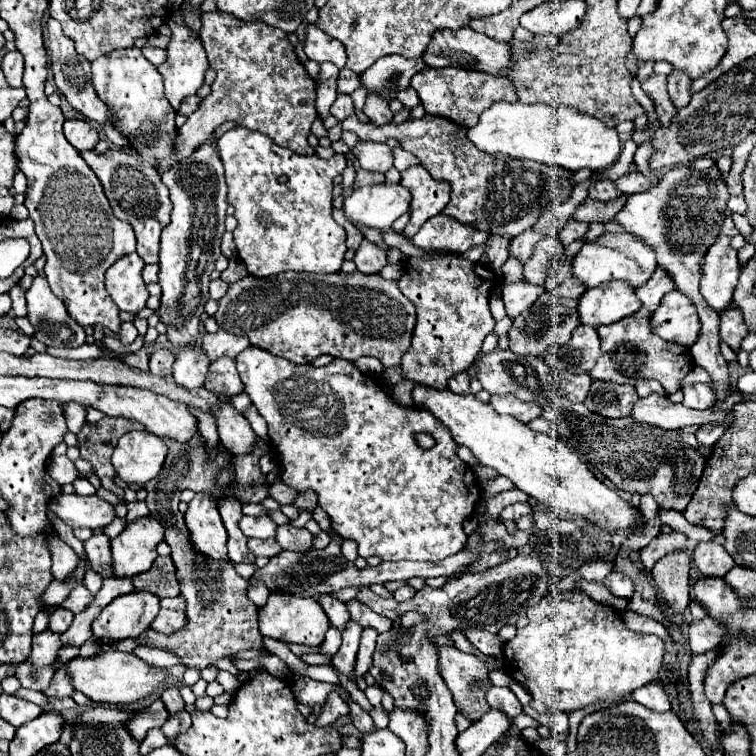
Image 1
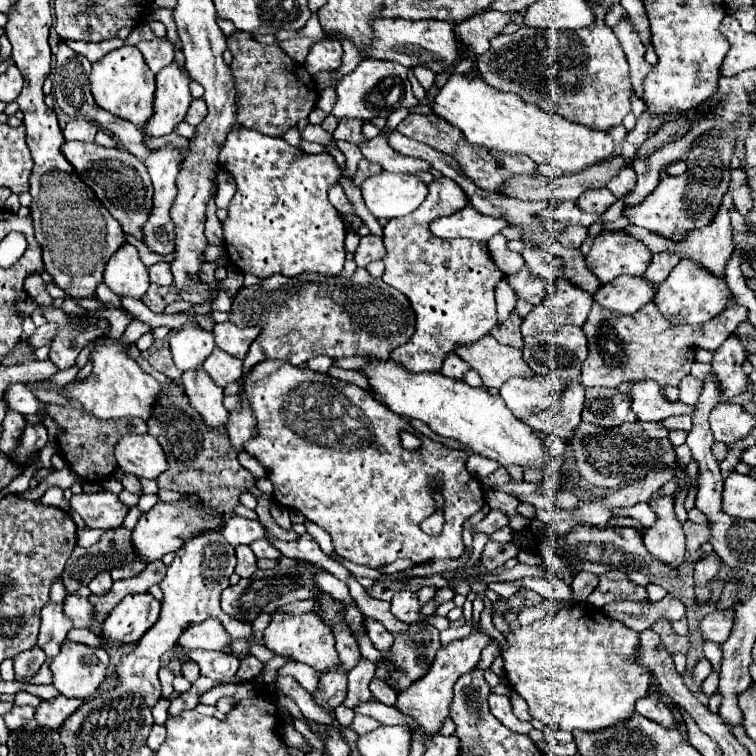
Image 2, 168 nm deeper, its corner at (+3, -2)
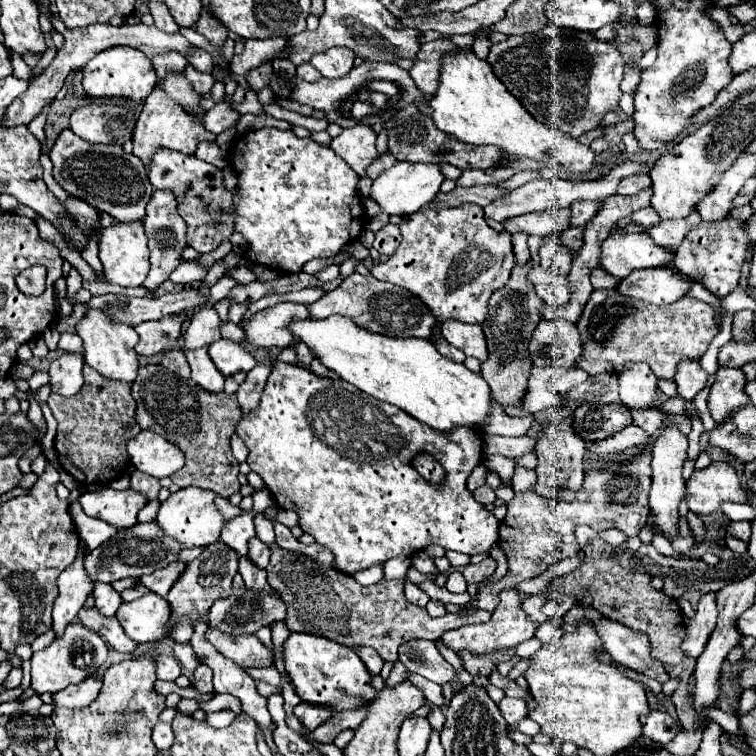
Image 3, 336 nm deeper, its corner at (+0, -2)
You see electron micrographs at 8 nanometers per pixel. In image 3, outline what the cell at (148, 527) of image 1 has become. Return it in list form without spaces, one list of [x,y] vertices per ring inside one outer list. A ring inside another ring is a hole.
[[[187,487],[187,489],[179,489],[177,493],[171,493],[171,497],[161,503],[161,509],[159,509],[159,515],[157,515],[157,521],[163,529],[165,535],[169,537],[175,537],[177,541],[181,541],[185,547],[205,547],[205,545],[211,545],[219,539],[219,533],[221,533],[221,527],[241,515],[243,511],[235,505],[229,503],[229,499],[209,491],[209,489],[199,489],[199,487]]]

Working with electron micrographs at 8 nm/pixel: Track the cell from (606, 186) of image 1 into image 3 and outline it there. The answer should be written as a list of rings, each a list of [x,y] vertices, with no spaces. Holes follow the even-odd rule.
[[[577,201],[571,207],[571,227],[585,227],[591,217],[601,209],[601,201]]]

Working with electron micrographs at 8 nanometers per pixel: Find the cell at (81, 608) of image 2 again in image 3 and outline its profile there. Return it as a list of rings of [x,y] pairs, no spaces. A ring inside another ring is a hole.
[[[81,609],[79,611],[79,619],[87,629],[95,631],[97,635],[101,635],[117,651],[133,653],[137,649],[137,641],[133,641],[133,639],[129,639],[125,635],[125,631],[121,629],[117,617],[103,617],[95,609]]]

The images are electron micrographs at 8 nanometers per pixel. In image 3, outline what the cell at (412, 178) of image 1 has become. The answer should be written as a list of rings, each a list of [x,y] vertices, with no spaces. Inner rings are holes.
[[[465,203],[455,209],[413,213],[401,223],[401,235],[403,241],[397,251],[387,261],[375,263],[371,275],[417,293],[437,317],[433,335],[441,337],[439,323],[445,319],[483,323],[491,293],[507,283],[515,265],[511,233],[493,231],[483,219],[483,209]]]

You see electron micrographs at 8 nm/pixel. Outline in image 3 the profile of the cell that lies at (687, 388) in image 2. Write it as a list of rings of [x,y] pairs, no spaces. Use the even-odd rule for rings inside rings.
[[[685,359],[677,365],[677,375],[675,375],[675,383],[679,387],[679,395],[685,401],[691,401],[707,383],[707,373],[701,369],[699,361],[693,359]]]

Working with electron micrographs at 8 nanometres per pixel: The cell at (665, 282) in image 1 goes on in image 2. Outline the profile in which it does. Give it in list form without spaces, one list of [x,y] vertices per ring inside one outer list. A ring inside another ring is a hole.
[[[658,253],[652,257],[652,263],[650,267],[646,269],[646,275],[644,279],[648,283],[654,283],[654,287],[658,287],[668,275],[670,271],[680,263],[680,257],[678,255],[672,255],[672,253]]]

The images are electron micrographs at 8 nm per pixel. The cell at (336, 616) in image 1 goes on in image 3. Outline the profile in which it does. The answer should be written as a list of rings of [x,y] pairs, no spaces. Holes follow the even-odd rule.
[[[361,647],[361,649],[355,649],[357,655],[363,659],[363,663],[367,665],[367,669],[373,673],[373,675],[379,675],[381,667],[383,667],[383,659],[377,655],[377,651],[373,651],[371,647]]]

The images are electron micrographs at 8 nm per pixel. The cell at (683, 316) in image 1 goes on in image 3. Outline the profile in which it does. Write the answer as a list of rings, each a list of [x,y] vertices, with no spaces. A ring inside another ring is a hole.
[[[729,215],[717,223],[699,223],[693,231],[689,231],[689,235],[685,235],[681,247],[677,247],[673,263],[681,273],[695,277],[711,293],[715,293],[719,299],[723,299],[739,283],[741,267],[747,259],[749,245],[751,245],[751,241],[745,231],[745,221]]]

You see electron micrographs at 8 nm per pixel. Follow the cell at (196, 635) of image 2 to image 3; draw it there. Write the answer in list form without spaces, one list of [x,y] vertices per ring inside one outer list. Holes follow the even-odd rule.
[[[207,629],[207,641],[213,643],[213,647],[227,659],[235,661],[239,667],[271,667],[273,665],[273,653],[269,647],[265,647],[255,635],[225,635],[221,631]]]

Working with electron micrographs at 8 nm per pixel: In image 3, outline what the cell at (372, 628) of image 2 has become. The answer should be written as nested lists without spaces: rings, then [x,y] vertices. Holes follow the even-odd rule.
[[[407,673],[407,677],[409,677],[415,685],[419,685],[419,687],[425,691],[425,697],[427,697],[427,701],[429,701],[431,705],[437,705],[437,707],[445,707],[445,705],[447,705],[447,703],[445,703],[445,697],[443,697],[441,685],[431,683],[431,681],[427,681],[425,677],[413,675],[413,673]]]

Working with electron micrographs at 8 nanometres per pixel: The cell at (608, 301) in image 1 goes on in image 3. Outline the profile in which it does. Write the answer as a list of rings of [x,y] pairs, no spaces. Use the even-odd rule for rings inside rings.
[[[657,267],[657,269],[637,269],[629,277],[621,279],[617,291],[639,301],[667,305],[689,293],[695,279],[683,275],[677,269]]]

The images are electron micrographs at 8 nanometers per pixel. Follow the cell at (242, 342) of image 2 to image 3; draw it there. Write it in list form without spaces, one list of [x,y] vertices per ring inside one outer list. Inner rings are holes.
[[[277,303],[275,307],[263,309],[251,317],[251,321],[243,329],[247,339],[241,345],[245,351],[251,351],[255,347],[287,349],[293,345],[293,335],[285,329],[285,325],[307,317],[309,311],[305,303]]]

